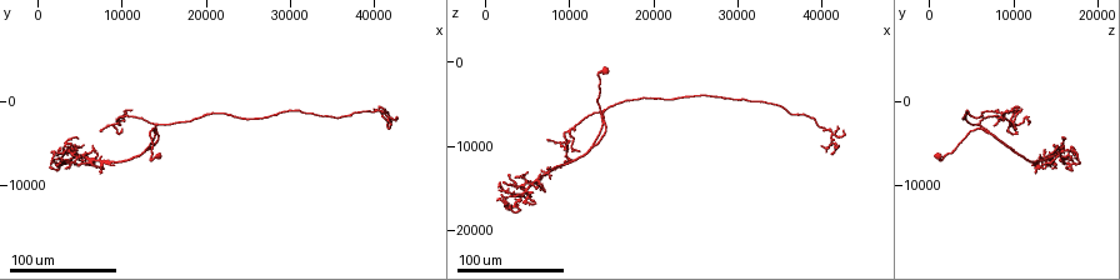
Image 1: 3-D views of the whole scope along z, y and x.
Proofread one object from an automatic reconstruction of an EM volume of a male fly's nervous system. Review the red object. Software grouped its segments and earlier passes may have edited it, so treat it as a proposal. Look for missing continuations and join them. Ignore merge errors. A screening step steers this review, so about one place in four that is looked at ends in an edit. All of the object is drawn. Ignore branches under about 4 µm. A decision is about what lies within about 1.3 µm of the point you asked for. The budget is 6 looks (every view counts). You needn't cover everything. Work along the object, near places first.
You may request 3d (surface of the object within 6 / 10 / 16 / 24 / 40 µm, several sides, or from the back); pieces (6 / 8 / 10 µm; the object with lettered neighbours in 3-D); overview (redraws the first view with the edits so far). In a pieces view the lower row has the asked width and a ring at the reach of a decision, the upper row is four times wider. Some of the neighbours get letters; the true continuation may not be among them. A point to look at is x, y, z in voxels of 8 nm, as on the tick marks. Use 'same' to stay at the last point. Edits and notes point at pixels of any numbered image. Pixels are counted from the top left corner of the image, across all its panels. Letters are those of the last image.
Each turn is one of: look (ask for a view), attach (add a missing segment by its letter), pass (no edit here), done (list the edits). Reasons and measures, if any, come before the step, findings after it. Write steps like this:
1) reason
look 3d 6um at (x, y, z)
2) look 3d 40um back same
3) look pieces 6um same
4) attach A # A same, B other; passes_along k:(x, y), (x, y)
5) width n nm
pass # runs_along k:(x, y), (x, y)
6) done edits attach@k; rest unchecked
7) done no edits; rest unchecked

branch stops here
look 3d 24um at (6500, 8000, 13000)

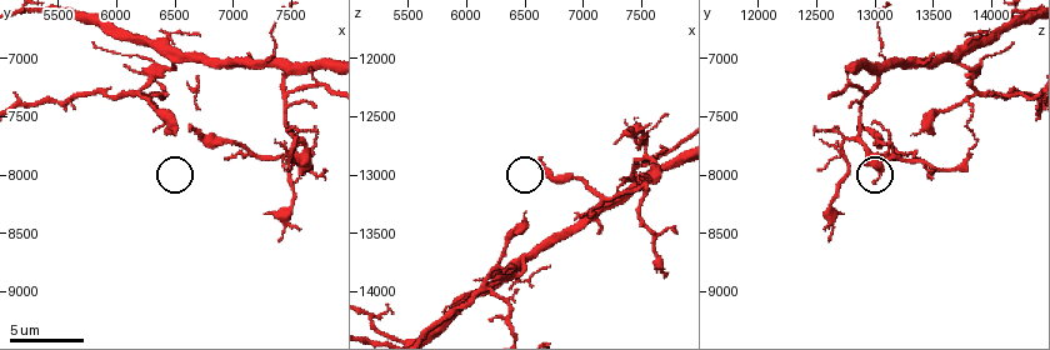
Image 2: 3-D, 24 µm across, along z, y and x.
look pieces 10um at (6920, 7860, 13360)

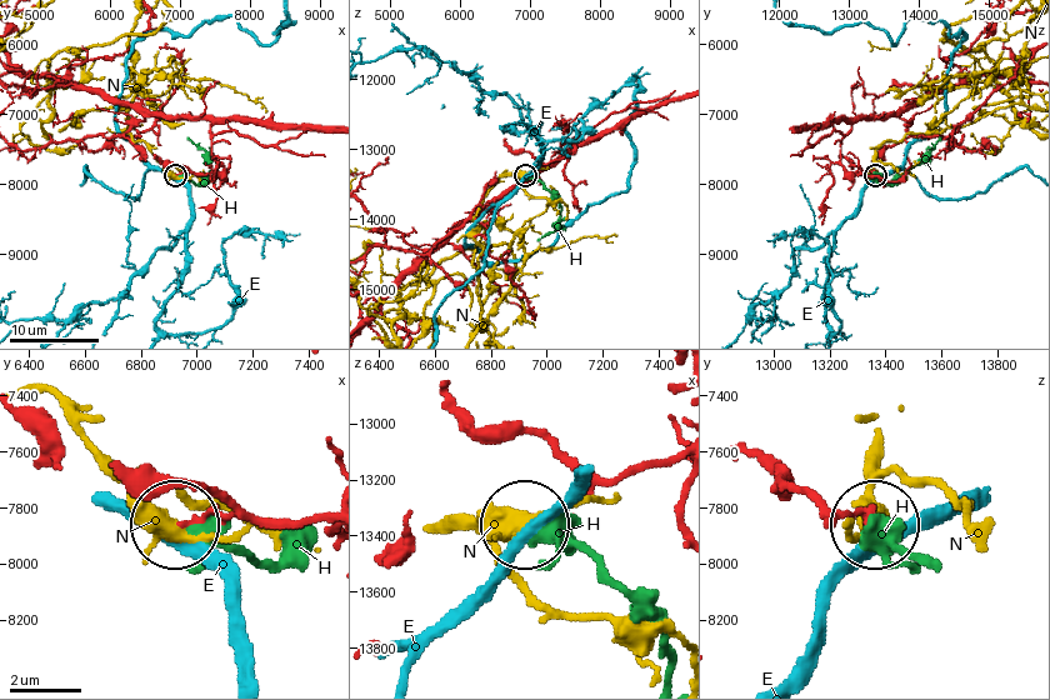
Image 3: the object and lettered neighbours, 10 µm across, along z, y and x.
pass # E other, H other, N other; runs_along 3:(263, 144), (228, 131), (213, 140), (219, 173), (175, 174); none of them fits

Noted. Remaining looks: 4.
look 3d 24um at (4500, 7500, 14000)

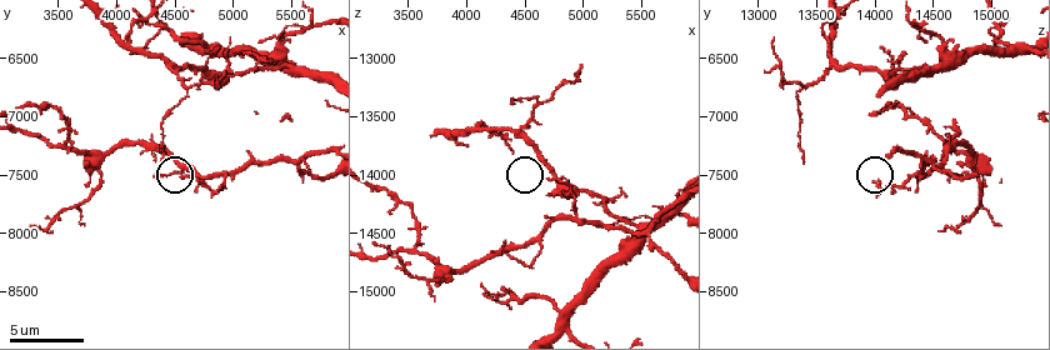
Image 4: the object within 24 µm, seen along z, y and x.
look pieces 10um at (4700, 7560, 14040)

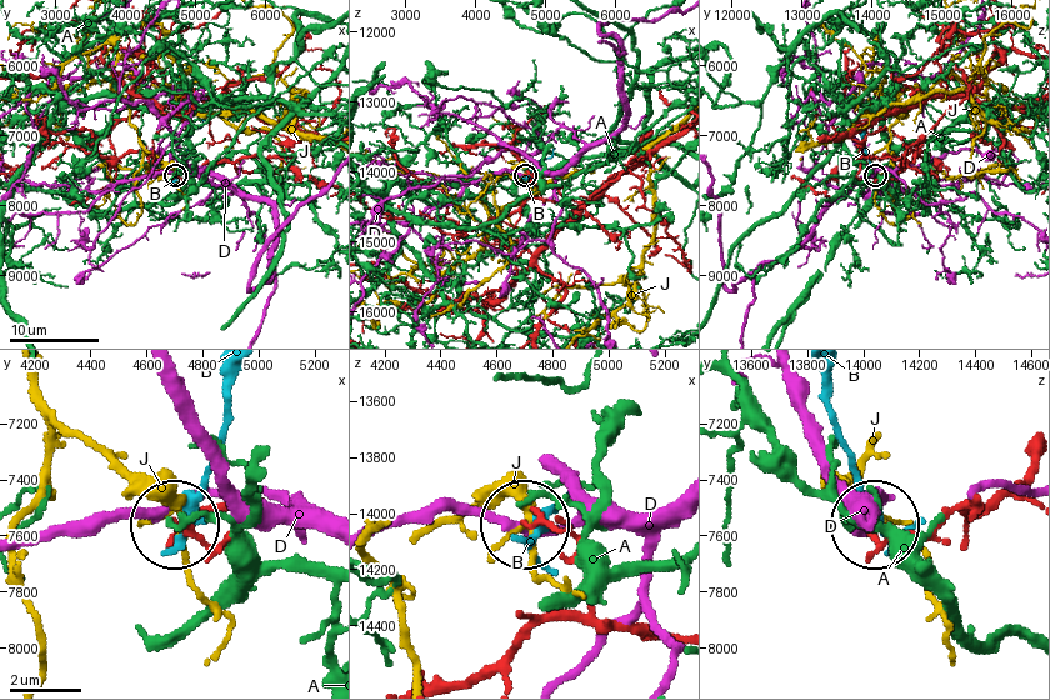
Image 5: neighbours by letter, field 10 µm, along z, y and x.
pass # A other, B other, D other, J other; no lettered segment goes on from it

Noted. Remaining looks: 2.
done no edits; rest unchecked

